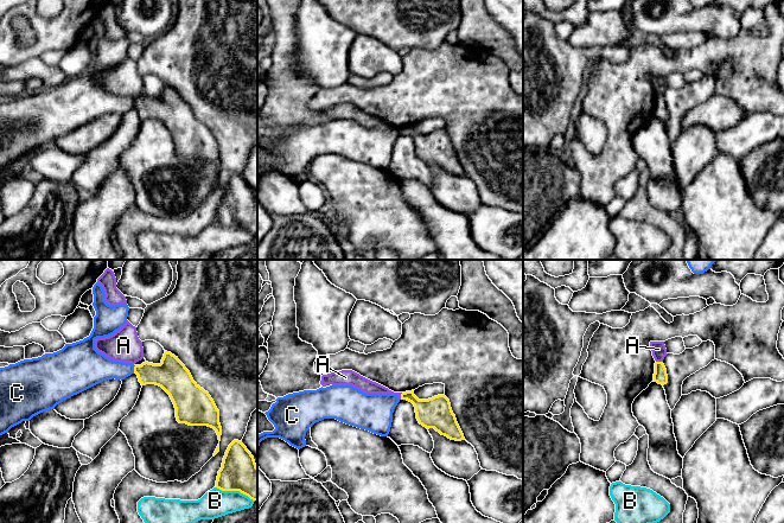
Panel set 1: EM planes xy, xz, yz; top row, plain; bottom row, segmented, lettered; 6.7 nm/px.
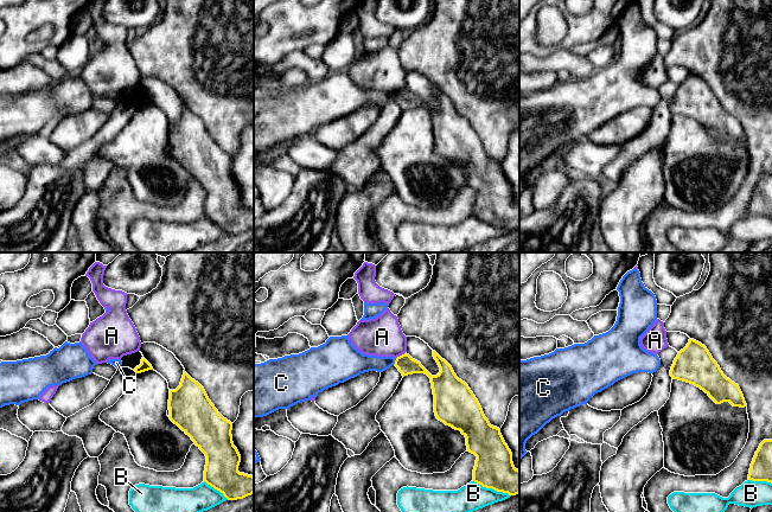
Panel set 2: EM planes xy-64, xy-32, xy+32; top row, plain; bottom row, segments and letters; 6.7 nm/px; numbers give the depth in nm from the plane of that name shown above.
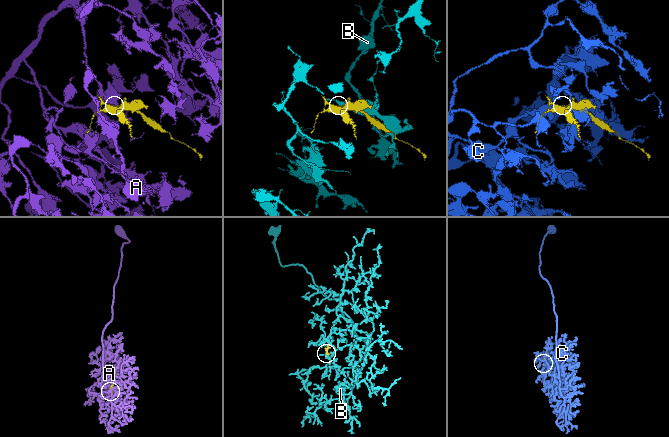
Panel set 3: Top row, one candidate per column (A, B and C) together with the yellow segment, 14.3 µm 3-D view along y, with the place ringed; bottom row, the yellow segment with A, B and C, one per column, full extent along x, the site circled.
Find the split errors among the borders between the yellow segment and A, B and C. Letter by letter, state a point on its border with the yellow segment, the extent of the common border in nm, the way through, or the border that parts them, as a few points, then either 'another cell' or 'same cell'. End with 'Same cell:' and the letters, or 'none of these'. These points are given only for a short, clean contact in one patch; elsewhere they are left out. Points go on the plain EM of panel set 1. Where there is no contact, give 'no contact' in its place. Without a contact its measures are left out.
A: xz (401, 131) | 50 nm | along xz (402, 127), (400, 133) | another cell
B: xy (235, 224) | 280 nm | another cell
C: xy (134, 103) | 50 nm | another cell
Same cell: none of these

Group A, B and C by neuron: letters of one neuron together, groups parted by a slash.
A / B / C

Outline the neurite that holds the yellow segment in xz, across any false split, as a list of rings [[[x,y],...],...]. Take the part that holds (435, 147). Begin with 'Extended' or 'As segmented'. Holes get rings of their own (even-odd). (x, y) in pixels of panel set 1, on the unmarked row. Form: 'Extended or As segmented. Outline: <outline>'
As segmented. Outline: [[[412,125],[402,127],[401,134],[407,134],[414,139],[419,158],[427,164],[434,162],[451,174],[461,176],[465,173],[452,146],[450,134],[445,129],[419,134]]]

